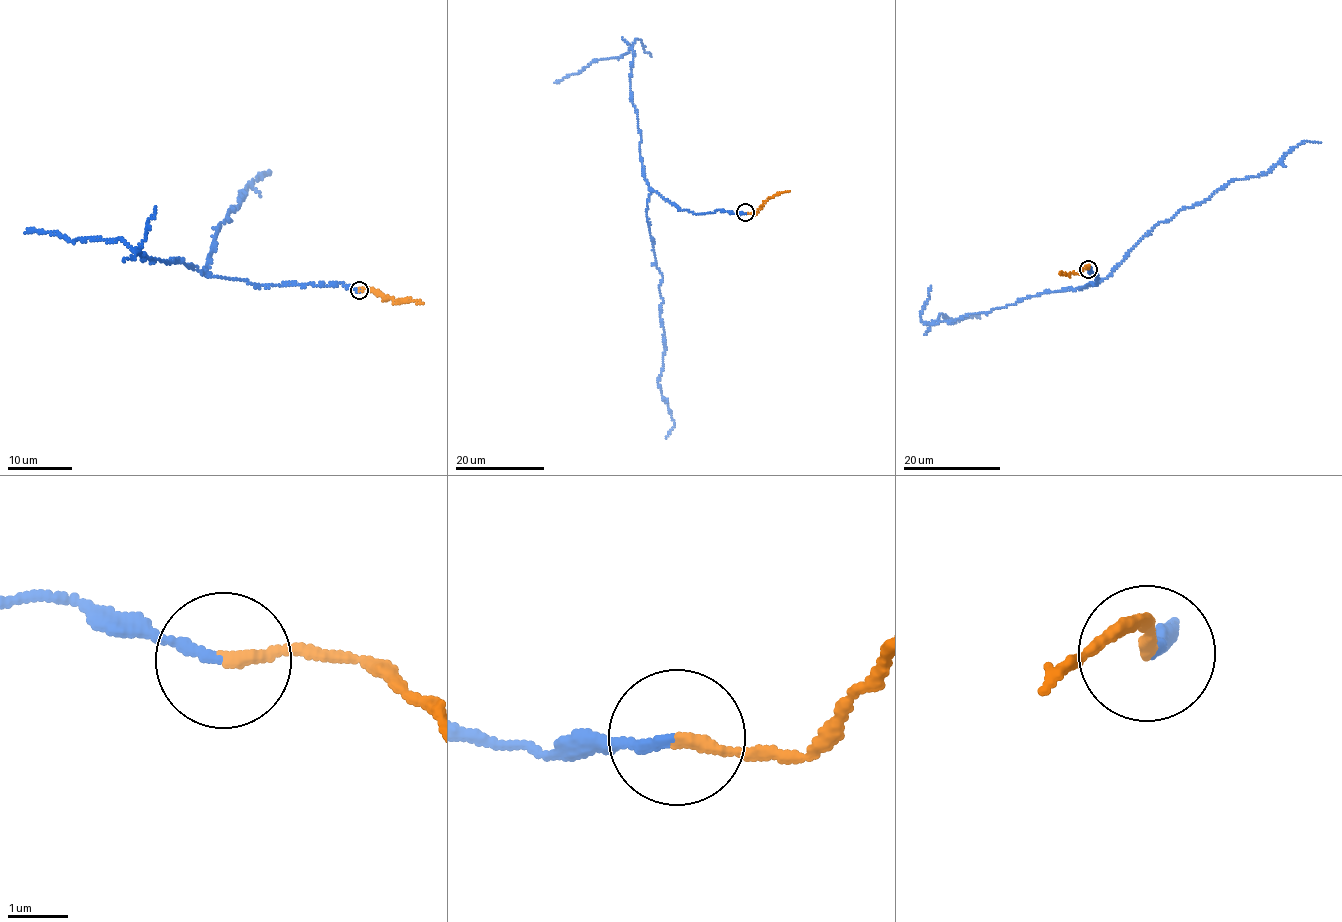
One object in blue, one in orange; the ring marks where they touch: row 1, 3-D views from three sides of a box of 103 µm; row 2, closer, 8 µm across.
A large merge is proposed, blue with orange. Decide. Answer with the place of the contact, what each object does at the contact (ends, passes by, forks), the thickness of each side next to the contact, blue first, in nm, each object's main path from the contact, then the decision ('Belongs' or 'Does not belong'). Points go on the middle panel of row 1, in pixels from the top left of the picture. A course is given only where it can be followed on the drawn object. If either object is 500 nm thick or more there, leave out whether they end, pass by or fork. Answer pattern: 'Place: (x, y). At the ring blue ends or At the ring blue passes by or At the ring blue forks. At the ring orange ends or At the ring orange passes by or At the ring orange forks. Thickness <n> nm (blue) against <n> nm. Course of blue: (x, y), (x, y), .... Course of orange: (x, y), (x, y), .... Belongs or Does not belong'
Place: (745, 212). At the ring blue ends. At the ring orange ends. Thickness 170 nm (blue) against 190 nm. Course of blue: (745, 213), (698, 214), (653, 190), (648, 197), (661, 273), (665, 349), (658, 384), (674, 425), (665, 438). Course of orange: (745, 213), (757, 213), (768, 198), (790, 191). Belongs

